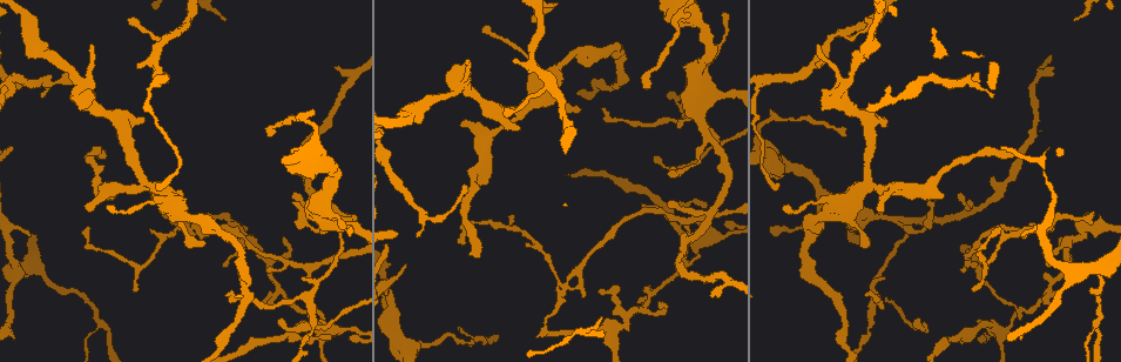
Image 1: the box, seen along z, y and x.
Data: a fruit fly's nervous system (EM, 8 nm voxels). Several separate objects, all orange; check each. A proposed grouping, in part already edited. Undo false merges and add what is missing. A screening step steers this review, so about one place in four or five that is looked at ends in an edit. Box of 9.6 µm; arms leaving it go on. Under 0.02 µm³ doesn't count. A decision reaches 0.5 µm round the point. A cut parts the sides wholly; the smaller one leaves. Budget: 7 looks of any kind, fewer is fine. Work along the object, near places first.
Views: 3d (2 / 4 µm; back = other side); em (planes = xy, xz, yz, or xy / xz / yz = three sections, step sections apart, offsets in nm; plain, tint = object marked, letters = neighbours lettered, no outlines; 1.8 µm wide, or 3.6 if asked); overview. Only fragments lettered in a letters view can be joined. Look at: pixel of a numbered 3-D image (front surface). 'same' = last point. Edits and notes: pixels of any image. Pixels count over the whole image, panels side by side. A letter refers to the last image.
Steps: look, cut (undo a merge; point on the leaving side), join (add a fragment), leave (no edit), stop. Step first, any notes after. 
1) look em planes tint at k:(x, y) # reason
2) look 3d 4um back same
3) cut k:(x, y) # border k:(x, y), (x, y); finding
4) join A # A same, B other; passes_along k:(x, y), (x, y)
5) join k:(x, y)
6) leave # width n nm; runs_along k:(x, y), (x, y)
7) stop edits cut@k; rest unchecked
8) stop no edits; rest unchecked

look em planes letters at 1:(307, 271) # sharp bend

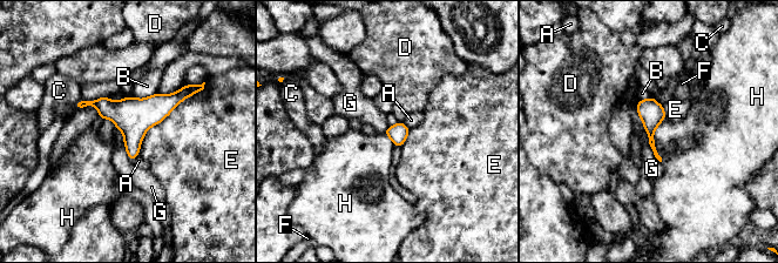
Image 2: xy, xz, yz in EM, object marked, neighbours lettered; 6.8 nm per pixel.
leave # longest_contact E 600 nm; A other, B other, C other, D other, E other, F other, G other, H other; runs_along 2:(182, 92), (154, 109), (80, 105); all the same neuron

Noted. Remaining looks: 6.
look em 3.6um planes letters at 1:(562, 284) # closes a loop

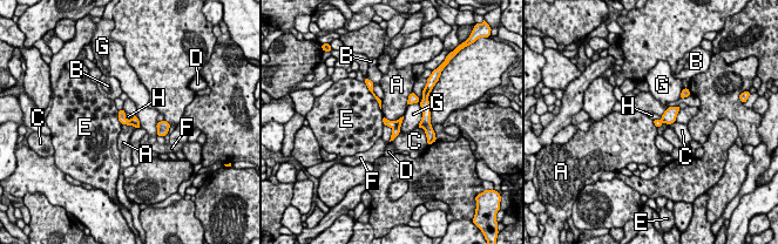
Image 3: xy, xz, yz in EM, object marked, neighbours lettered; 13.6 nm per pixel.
cut 3:(121, 113) # longest_contact G 360 nm; A other, B other, C other, D other, E other, F other, G other, H other; a second neuron is stuck on

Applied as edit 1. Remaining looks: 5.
look overview # redraw

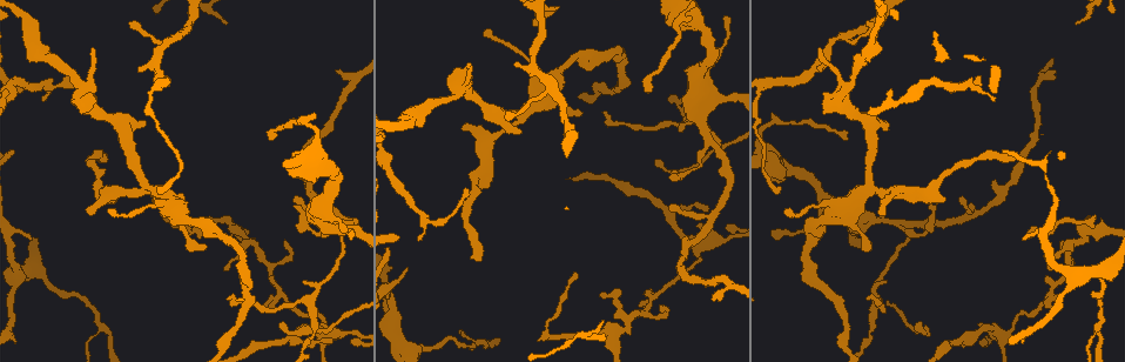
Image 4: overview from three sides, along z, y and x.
look 3d 2um at 4:(1108, 269) # branch point

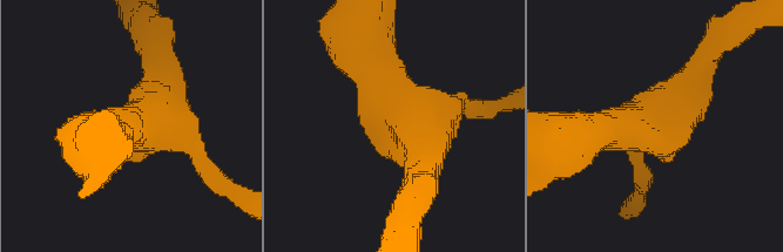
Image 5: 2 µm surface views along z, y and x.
look em planes plain at 5:(420, 115)

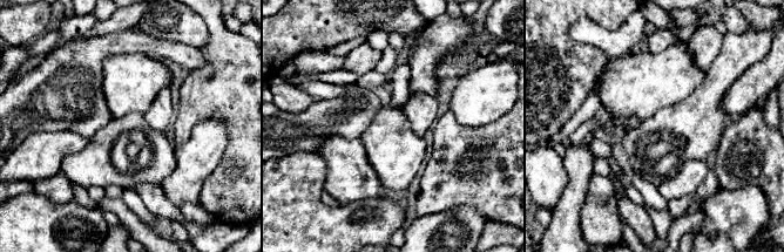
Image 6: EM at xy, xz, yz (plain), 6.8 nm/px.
look em planes letters same

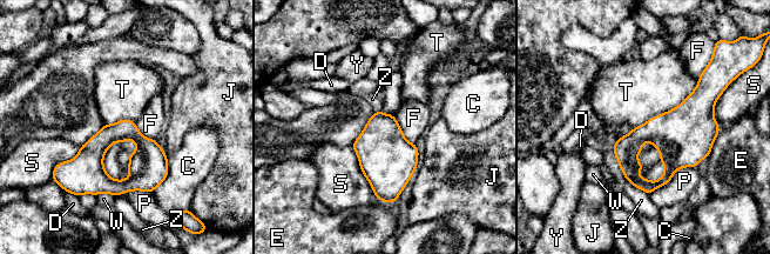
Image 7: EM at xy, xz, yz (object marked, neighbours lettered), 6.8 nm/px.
leave # width 140 nm; C other, D other, E other, F other, J other, P other, S other, T other, W other, Y other, Z other; border 7:(698, 79), (680, 104), (633, 128); one neuron here

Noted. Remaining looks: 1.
stop edits cut@3; rest unchecked

